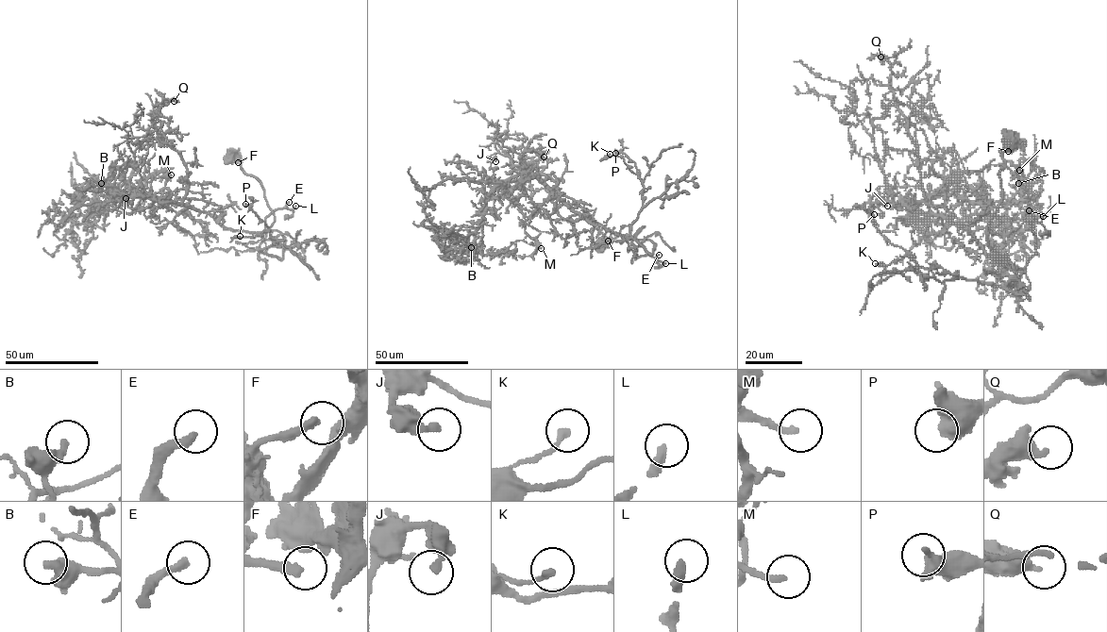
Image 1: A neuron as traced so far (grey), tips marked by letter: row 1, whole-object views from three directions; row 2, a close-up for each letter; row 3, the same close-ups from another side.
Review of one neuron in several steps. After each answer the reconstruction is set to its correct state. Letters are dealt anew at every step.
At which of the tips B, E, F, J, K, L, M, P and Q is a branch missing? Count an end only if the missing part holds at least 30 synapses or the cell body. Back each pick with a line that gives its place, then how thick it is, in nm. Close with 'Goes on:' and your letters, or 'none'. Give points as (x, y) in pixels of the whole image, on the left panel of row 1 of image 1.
E: Place: (289, 202). Thickness 280 nm
L: Place: (295, 206). Thickness 320 nm
Goes on: E, L

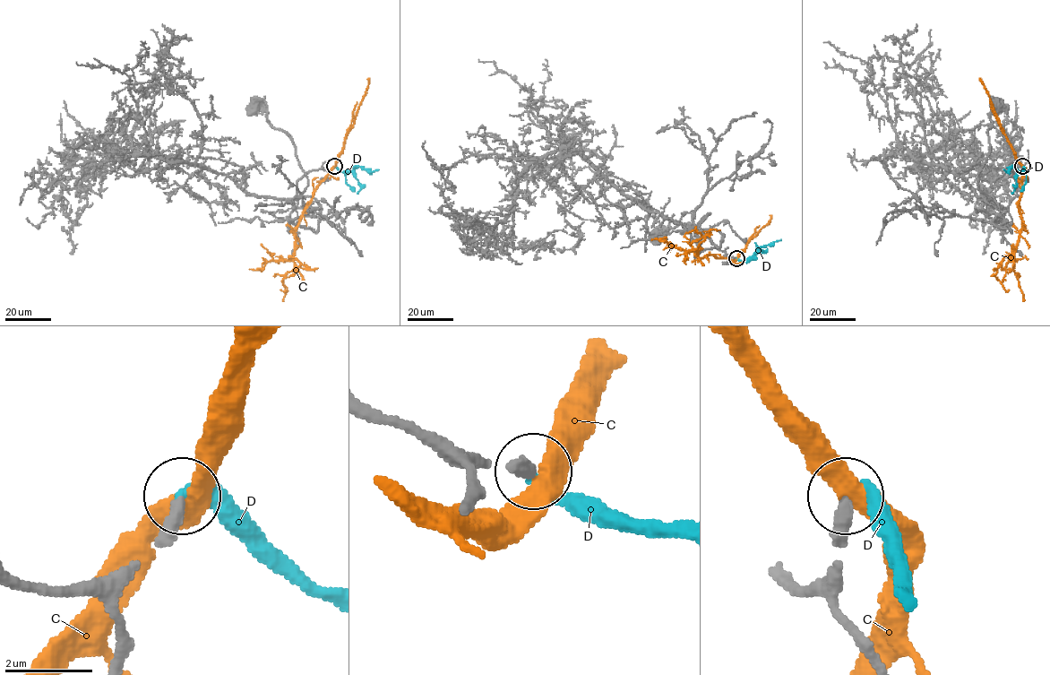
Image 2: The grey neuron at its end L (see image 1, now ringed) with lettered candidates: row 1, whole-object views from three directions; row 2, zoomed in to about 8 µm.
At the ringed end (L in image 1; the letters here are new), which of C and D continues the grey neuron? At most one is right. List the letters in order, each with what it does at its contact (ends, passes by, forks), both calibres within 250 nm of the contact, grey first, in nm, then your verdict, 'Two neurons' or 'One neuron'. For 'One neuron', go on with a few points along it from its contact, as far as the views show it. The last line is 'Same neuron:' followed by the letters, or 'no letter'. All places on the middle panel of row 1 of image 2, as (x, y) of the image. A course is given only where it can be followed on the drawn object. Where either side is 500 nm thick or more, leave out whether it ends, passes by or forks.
C: It passes by. Thickness 320 nm (grey) against 460 nm. Two neurons
D: It ends there. Thickness 340 nm (grey) against 240 nm. One neuron. Its course: (735, 258), (746, 260), (761, 246), (781, 239)
Same neuron: D

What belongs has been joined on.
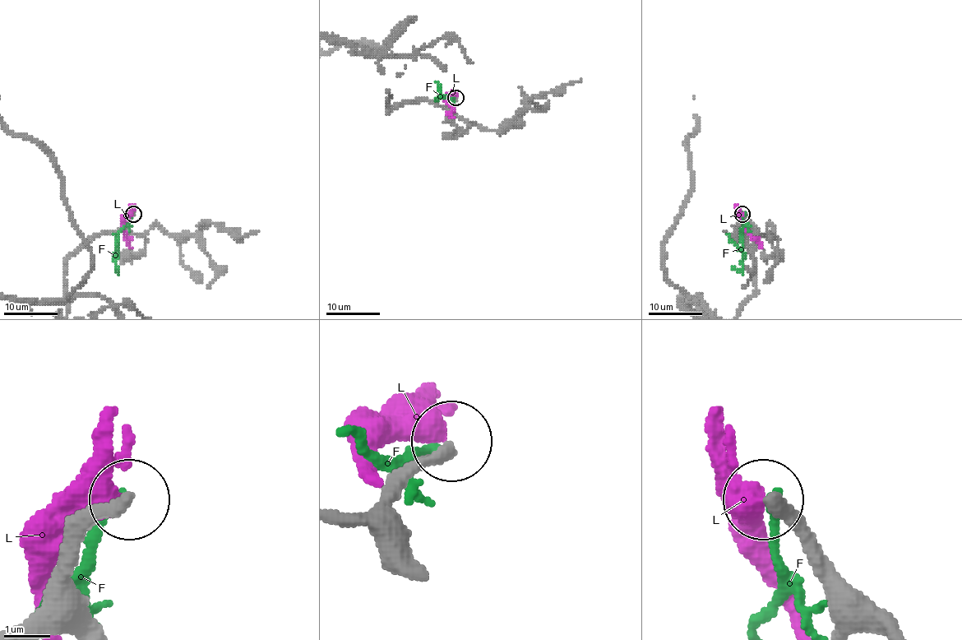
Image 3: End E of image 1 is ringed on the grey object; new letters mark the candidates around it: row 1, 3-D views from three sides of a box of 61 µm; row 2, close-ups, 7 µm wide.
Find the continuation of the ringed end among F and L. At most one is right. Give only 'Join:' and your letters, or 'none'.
Join: none

